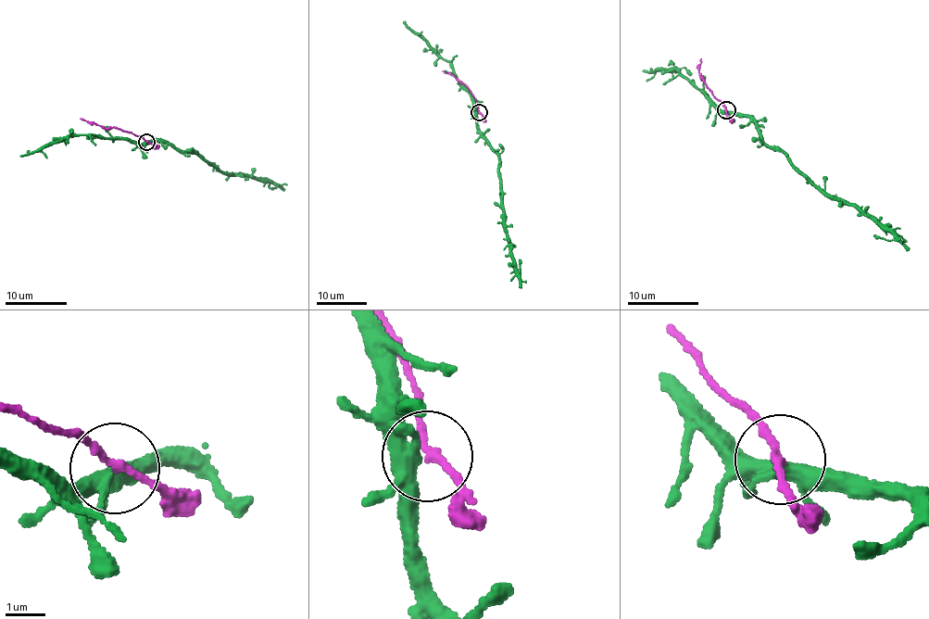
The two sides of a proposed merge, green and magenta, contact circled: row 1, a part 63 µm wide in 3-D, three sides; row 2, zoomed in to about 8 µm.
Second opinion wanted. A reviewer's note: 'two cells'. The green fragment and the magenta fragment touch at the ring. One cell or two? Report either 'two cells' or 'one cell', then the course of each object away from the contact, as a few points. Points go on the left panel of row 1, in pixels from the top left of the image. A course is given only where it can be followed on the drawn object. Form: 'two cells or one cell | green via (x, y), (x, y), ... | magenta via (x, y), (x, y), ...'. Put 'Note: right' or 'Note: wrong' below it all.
two cells | green via (145, 142), (169, 142), (192, 154), (197, 152), (223, 172), (241, 172), (275, 185), (269, 188) | magenta via (145, 142), (136, 135), (81, 119)
Note: right

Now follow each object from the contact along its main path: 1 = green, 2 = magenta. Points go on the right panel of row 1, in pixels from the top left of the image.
1: (726, 110), (746, 114), (769, 147), (784, 151), (822, 191), (886, 224), (893, 238), (875, 234)
2: (726, 110), (702, 79), (698, 69), (701, 59)

